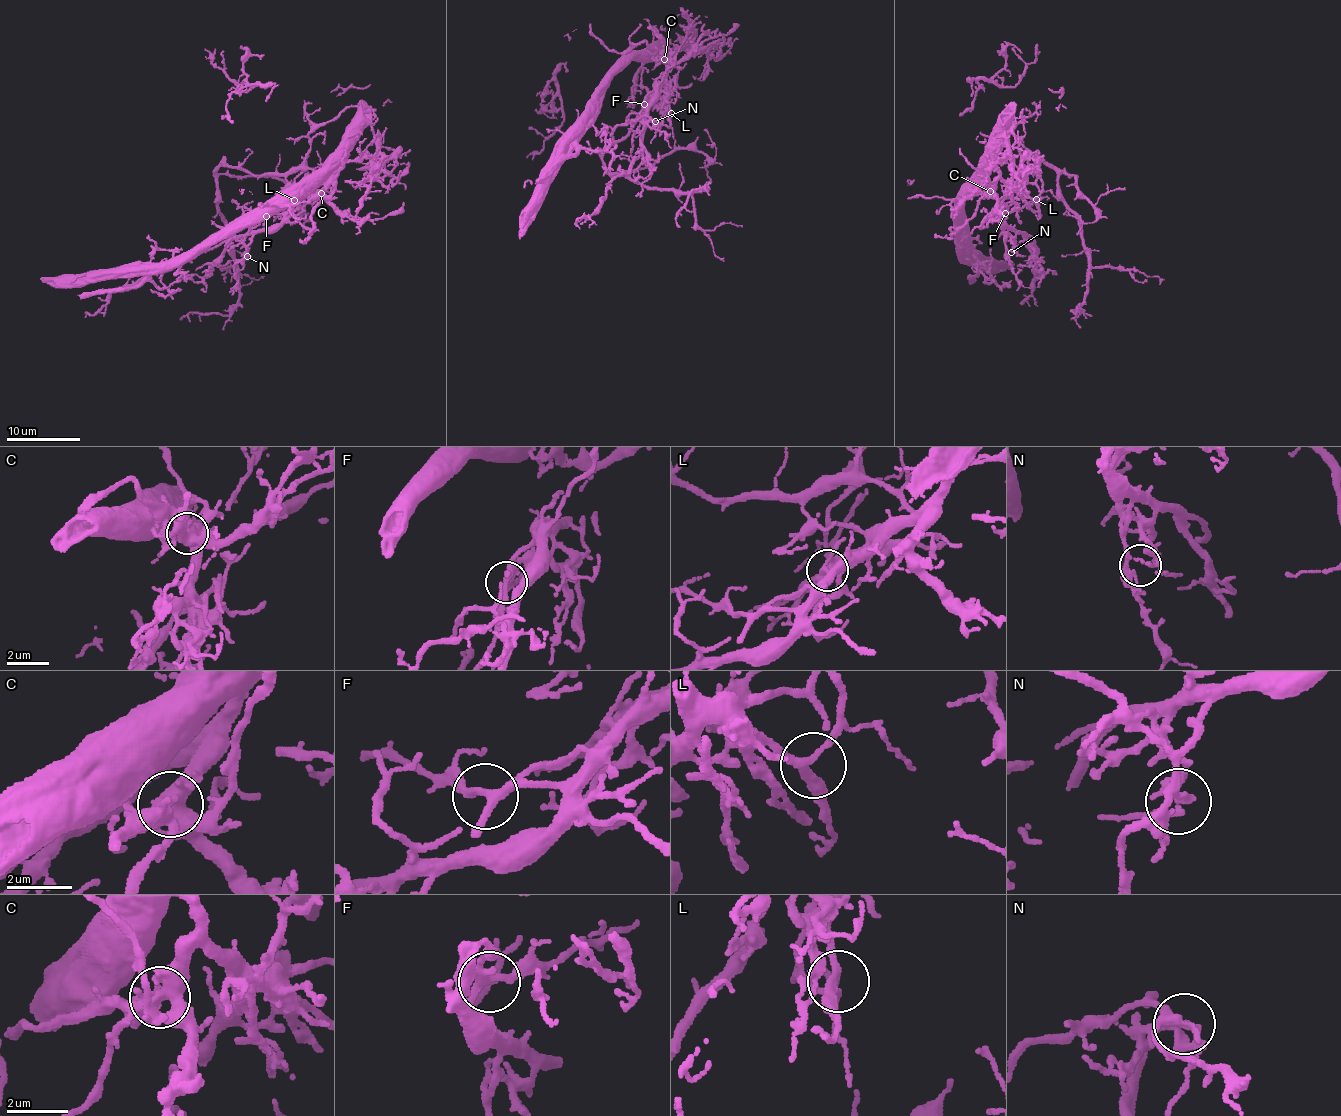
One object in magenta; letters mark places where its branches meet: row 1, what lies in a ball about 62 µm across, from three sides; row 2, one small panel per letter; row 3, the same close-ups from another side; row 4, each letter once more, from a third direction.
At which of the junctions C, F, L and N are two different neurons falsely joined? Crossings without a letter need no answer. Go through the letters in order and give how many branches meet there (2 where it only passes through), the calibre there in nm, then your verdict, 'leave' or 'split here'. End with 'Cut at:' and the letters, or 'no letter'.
C: branches 5; calibre 440 nm; leave
F: branches 4; calibre 240 nm; leave
L: branches 4; calibre 220 nm; leave
N: branches 4; calibre 140 nm; leave
Cut at: no letter

